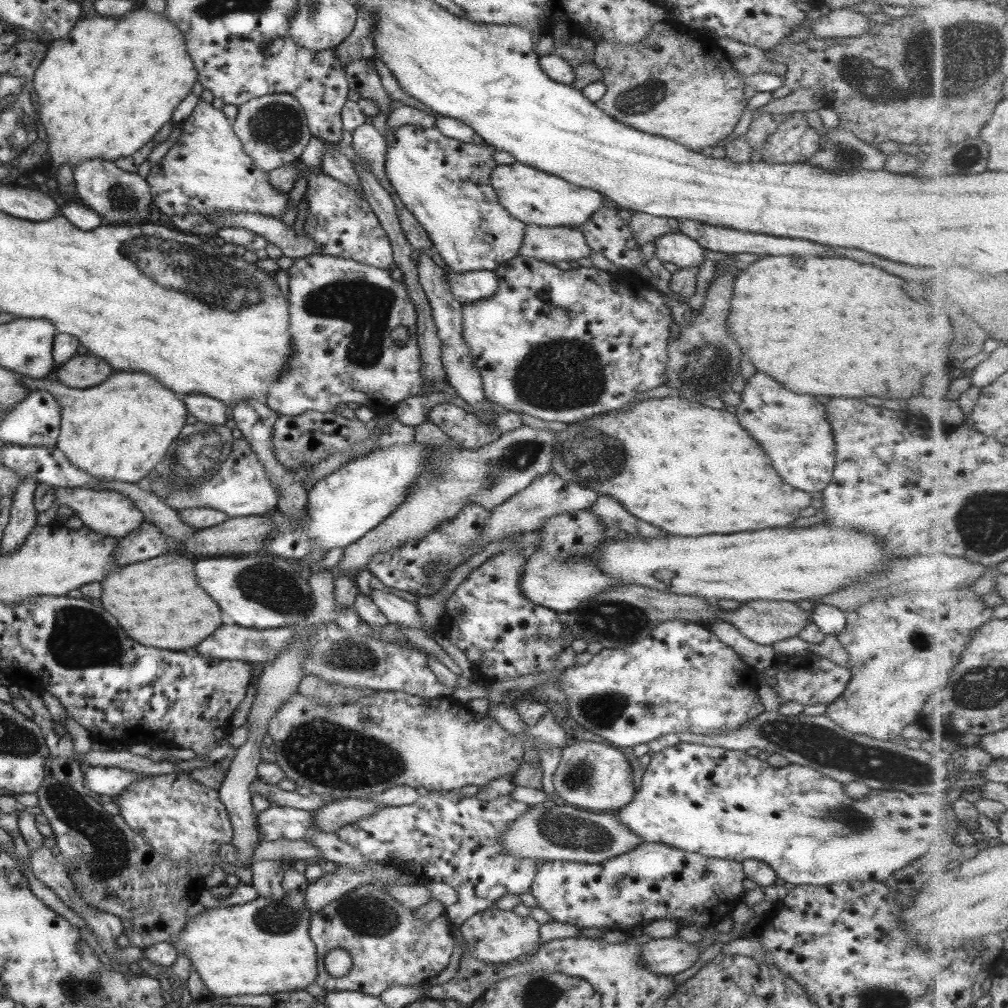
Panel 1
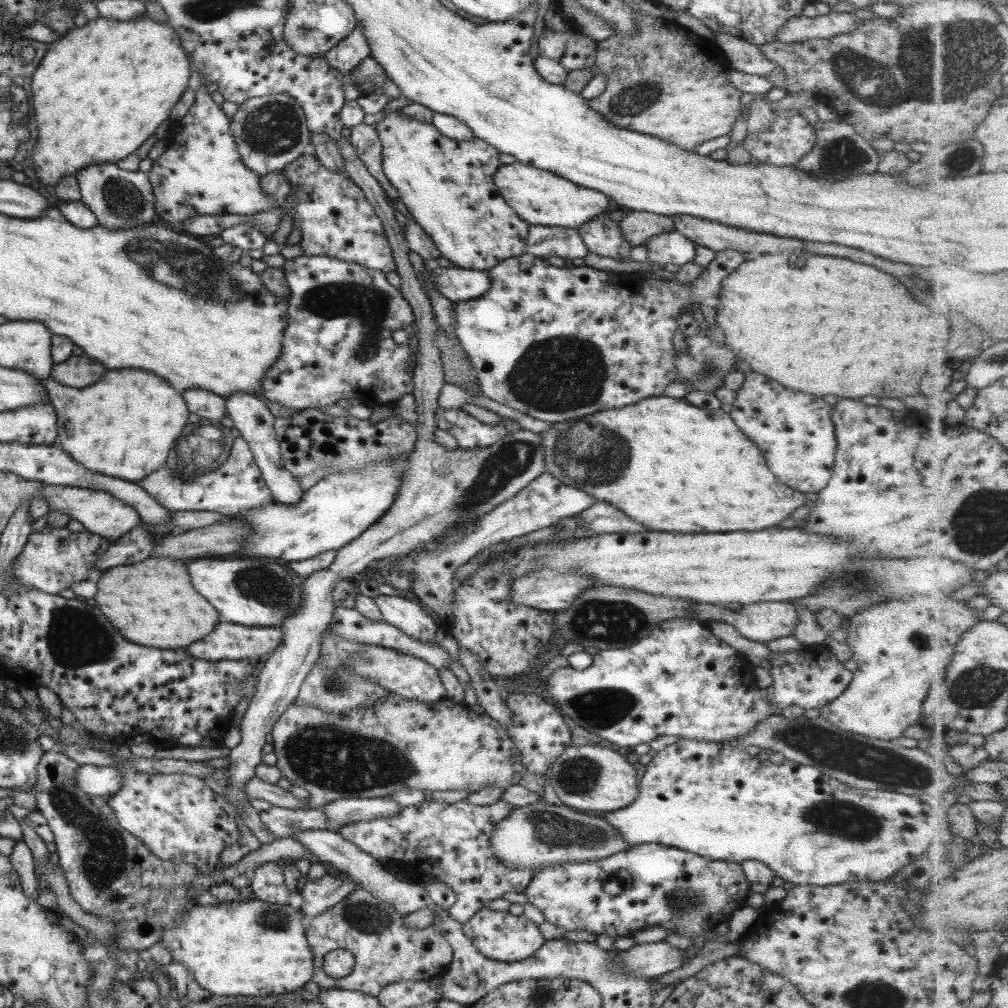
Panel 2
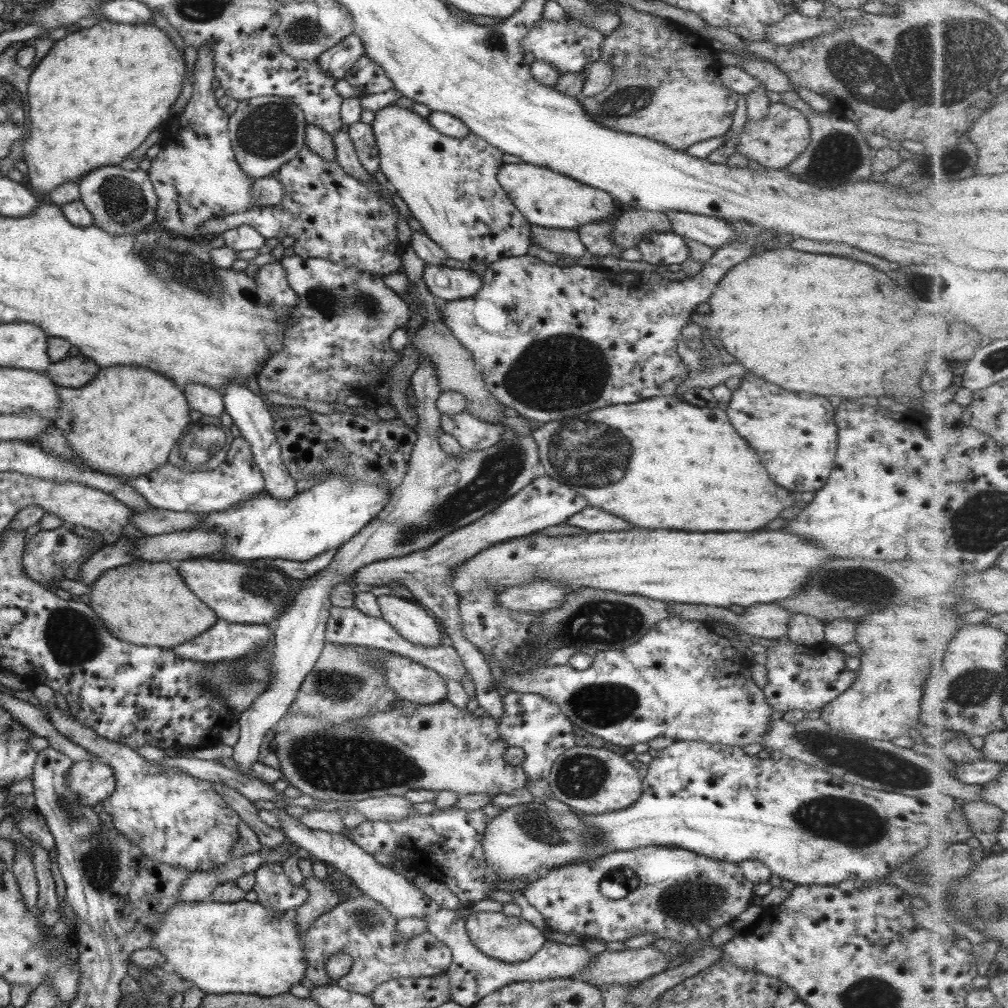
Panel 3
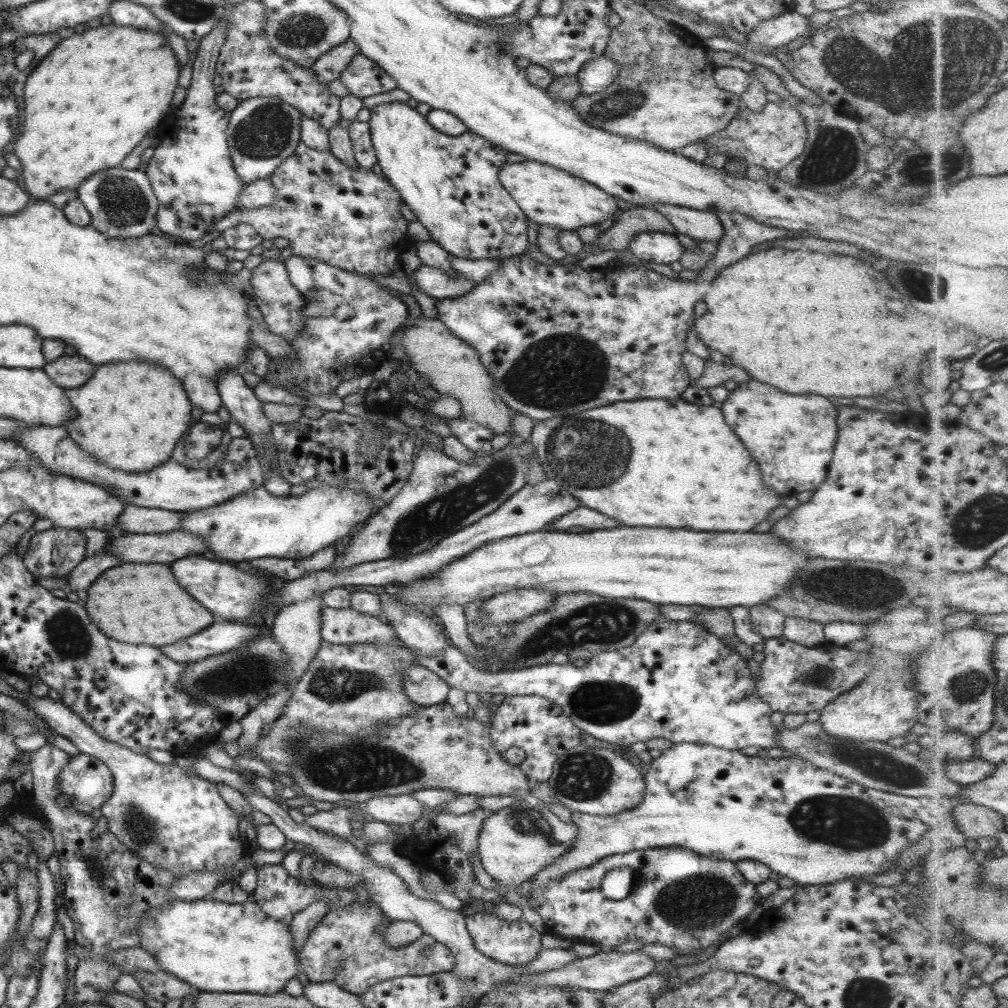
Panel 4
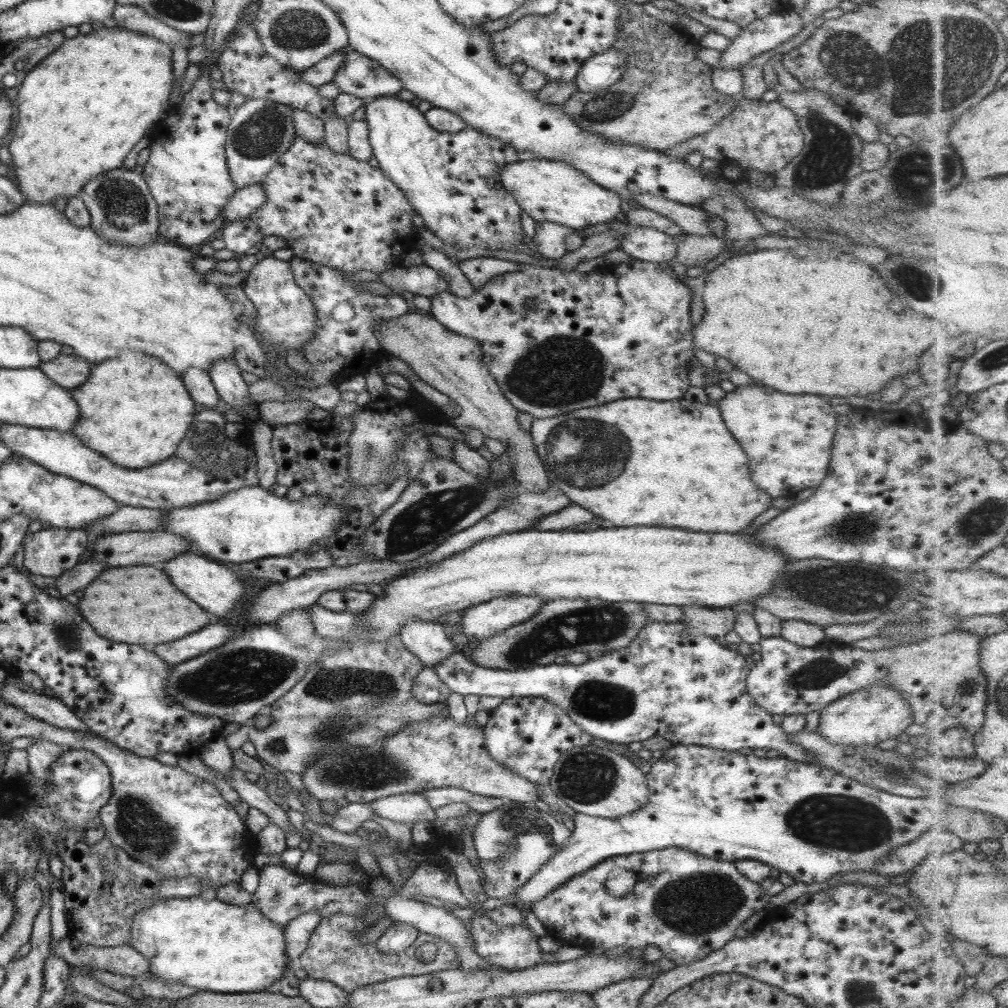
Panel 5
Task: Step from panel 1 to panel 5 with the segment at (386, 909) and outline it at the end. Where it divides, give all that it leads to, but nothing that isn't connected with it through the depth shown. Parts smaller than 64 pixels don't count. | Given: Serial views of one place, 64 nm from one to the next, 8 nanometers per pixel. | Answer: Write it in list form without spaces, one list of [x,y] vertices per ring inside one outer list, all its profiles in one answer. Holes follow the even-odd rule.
[[[338,914],[321,919],[312,930],[305,950],[298,956],[298,966],[302,968],[307,977],[313,980],[325,980],[335,984],[346,994],[355,992],[357,988],[365,988],[369,984],[381,983],[403,976],[421,976],[431,972],[449,971],[460,966],[456,950],[447,941],[440,938],[418,933],[413,944],[407,950],[397,954],[381,954],[373,945],[358,942],[355,938],[360,932],[367,929],[372,923],[363,918]],[[424,942],[431,942],[437,948],[433,961],[423,963],[413,954]]]

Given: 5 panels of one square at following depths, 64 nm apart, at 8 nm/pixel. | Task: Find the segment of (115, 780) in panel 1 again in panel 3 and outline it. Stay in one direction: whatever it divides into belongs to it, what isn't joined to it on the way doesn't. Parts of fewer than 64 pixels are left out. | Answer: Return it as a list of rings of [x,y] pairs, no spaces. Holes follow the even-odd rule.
[[[97,759],[72,762],[64,784],[74,792],[82,804],[95,806],[114,791],[113,770]]]

